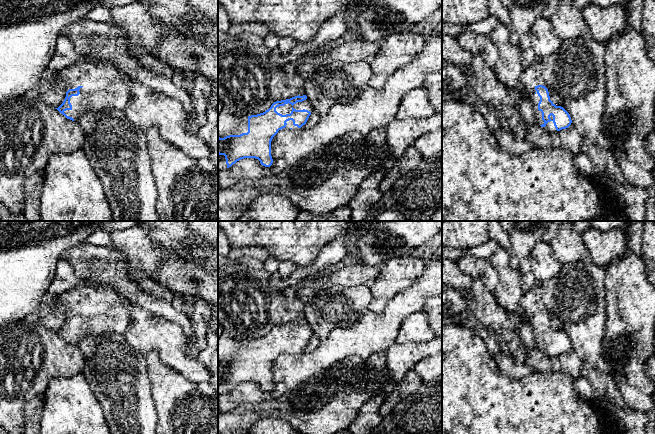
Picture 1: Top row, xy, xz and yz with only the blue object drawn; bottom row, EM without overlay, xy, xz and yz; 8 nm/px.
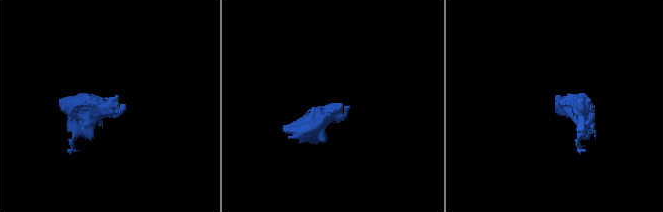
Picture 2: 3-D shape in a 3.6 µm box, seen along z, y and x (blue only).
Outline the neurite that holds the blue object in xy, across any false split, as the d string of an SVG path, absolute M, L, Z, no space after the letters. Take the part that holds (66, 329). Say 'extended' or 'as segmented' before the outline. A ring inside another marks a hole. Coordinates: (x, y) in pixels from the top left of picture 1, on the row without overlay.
extended | M110 285L75 288L84 303L82 310L69 313L57 333L67 343L78 347L81 338L88 334L124 334L130 322L132 303Z

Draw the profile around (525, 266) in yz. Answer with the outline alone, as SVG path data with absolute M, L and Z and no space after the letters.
M538 241L530 255L524 258L519 265L521 275L533 272L540 283L555 277L562 269L553 256L550 243Z

